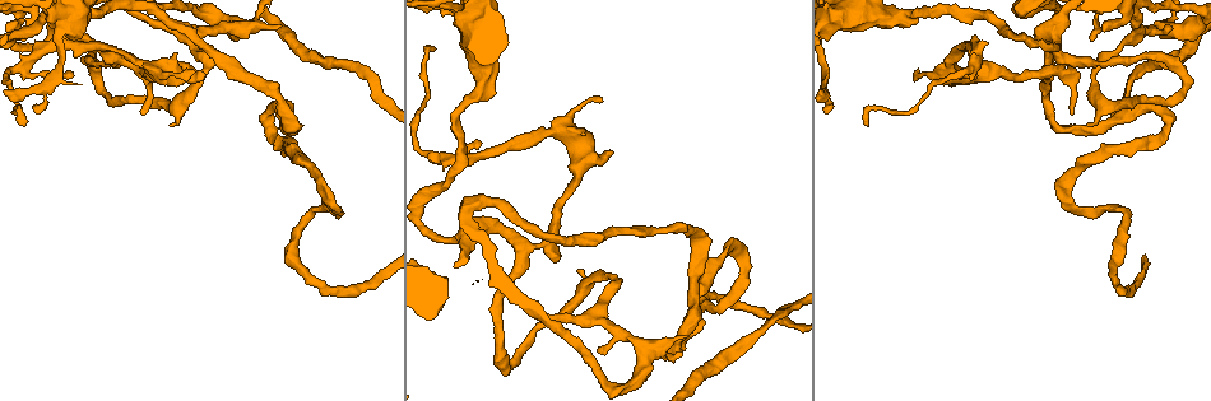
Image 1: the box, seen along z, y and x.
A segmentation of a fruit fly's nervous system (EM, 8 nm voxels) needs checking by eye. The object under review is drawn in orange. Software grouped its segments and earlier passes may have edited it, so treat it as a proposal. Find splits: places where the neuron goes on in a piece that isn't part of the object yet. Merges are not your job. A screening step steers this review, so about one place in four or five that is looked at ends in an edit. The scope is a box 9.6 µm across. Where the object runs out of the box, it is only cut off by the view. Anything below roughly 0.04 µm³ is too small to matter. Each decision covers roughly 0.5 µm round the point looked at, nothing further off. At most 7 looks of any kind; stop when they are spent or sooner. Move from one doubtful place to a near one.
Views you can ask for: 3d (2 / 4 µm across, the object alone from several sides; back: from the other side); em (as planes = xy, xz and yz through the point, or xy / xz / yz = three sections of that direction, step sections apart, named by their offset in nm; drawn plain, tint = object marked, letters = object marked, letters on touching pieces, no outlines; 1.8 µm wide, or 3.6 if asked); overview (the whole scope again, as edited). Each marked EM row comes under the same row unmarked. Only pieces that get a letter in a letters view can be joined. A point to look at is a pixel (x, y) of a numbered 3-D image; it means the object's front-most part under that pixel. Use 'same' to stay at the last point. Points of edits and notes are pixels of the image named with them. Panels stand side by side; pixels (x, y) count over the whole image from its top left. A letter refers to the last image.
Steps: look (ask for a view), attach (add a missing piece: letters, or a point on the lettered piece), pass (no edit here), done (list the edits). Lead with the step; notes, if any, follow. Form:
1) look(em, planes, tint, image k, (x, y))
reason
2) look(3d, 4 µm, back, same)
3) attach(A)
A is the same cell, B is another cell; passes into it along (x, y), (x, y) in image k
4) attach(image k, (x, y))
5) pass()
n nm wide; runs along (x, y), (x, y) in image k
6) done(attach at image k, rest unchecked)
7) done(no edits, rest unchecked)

look(3d, 4 µm, image 1, (25, 39))
tapers out

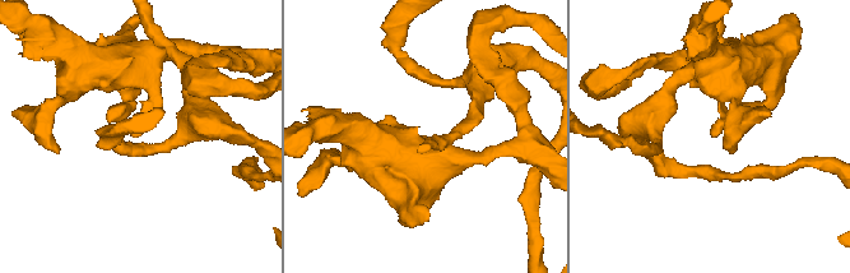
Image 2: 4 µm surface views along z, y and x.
look(em, 3.6 µm, xy, step 4, tint, image 2, (422, 135))

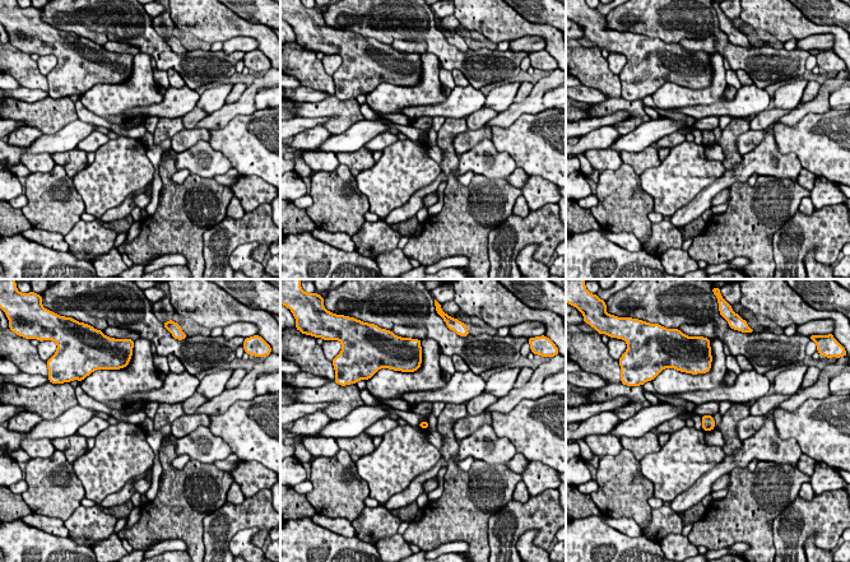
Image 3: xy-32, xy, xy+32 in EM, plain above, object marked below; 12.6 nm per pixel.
look(em, 3.6 µm, yz, step 8, letters, same)
another direction

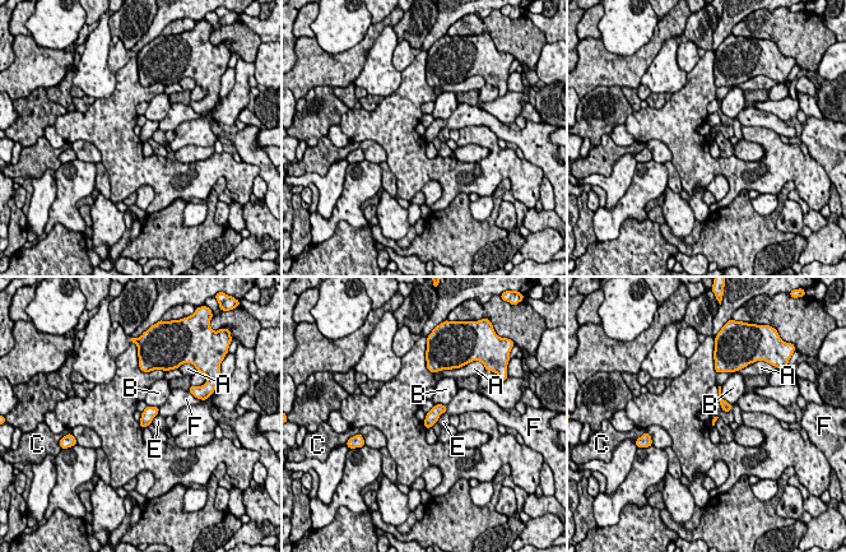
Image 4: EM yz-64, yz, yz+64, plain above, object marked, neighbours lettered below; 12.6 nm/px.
pass()
A, B, C, E and F are other cells; none of them fits

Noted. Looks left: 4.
look(3d, 4 µm, image 1, (435, 156))
sudden change in width

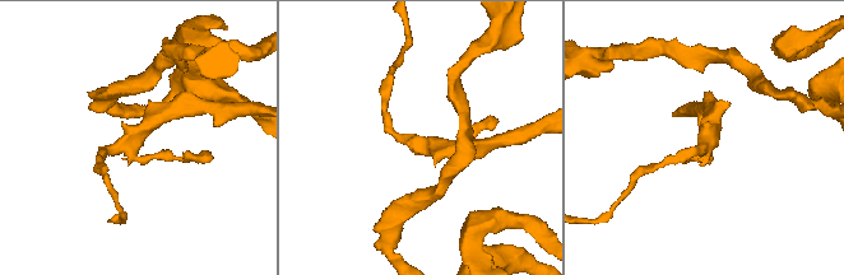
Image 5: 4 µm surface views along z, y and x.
look(em, xy, step 4, letters, image 5, (133, 133))

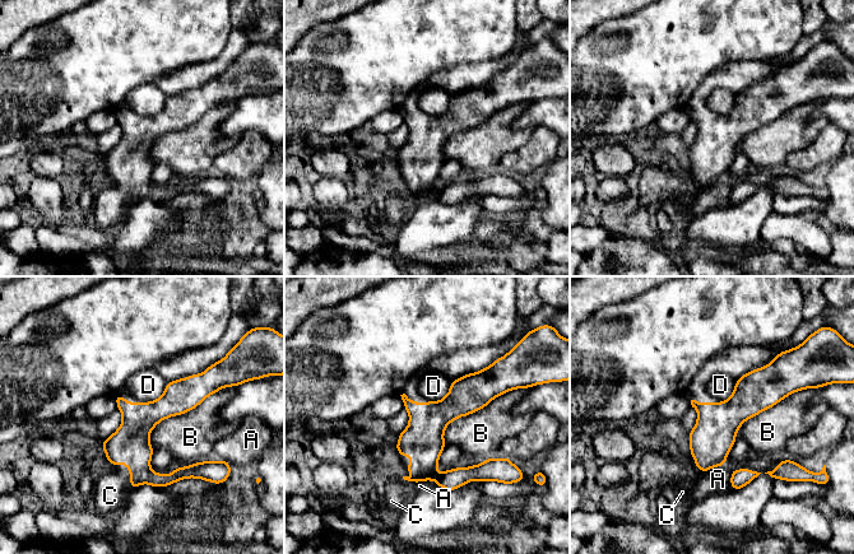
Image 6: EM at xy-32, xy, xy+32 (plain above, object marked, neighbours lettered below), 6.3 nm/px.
attach(C)
C is the same cell, A, B and D are other cells; it goes on there

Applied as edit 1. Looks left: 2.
look(3d, 4 µm, image 1, (600, 353))
branch stops here

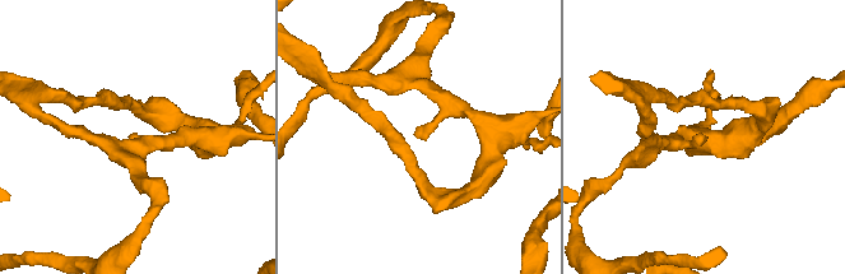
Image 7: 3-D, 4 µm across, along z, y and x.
look(em, planes, letters, image 7, (127, 137))
need the tissue

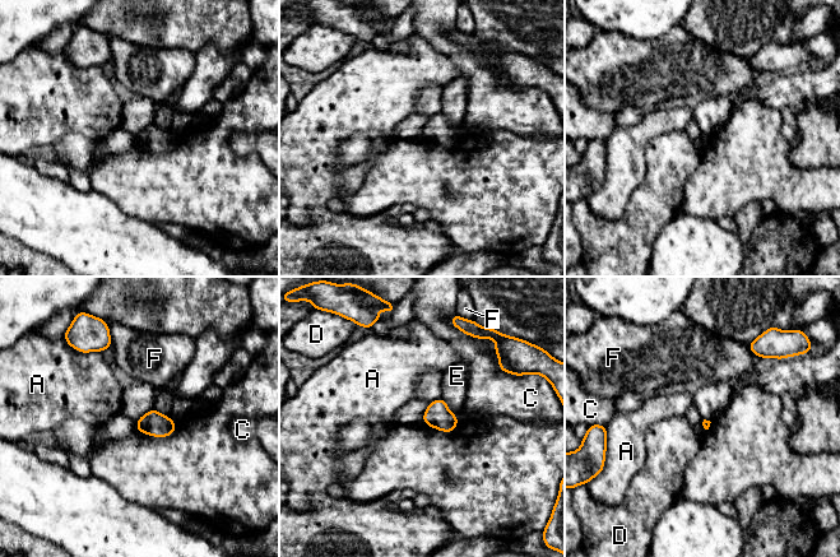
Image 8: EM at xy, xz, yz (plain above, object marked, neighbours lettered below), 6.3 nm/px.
pass()
A, C, D, E and F are other cells; border along (441, 397), (430, 403) in image 8; no lettered piece goes on from it

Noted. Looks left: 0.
done(attach at image 6, rest unchecked)

